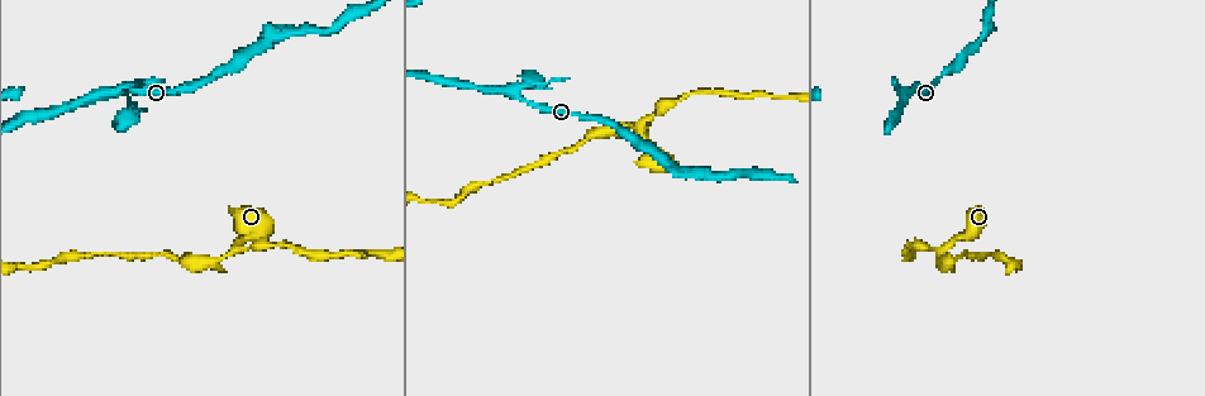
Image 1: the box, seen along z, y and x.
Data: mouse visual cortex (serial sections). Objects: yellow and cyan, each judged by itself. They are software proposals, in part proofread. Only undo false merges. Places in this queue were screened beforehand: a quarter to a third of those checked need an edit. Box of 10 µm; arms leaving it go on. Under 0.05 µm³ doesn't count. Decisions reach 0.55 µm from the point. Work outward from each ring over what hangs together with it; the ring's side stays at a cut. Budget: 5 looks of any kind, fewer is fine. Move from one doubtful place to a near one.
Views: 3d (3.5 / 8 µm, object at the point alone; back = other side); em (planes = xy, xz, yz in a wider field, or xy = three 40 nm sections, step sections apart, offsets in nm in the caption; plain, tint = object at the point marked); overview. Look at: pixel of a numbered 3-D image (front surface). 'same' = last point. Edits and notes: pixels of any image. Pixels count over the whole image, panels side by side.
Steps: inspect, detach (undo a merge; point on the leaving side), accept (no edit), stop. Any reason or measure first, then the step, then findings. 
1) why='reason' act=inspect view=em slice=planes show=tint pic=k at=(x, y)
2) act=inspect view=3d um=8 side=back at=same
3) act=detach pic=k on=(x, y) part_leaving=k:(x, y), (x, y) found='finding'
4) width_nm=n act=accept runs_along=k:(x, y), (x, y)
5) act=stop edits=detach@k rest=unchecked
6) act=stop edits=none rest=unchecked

why='sharp bend' act=inspect view=3d um=3.5 pic=1 at=(943, 250)

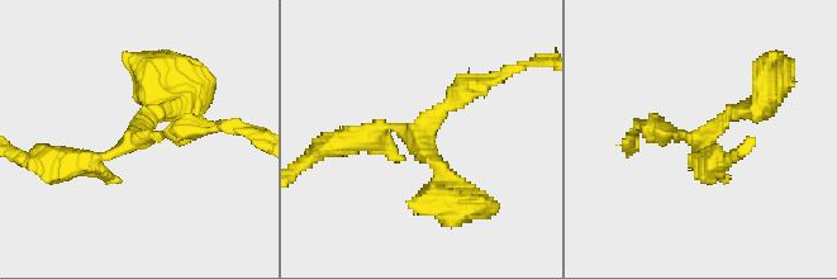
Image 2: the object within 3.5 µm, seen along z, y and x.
arms=3 arm_widths_nm=200,300,300 act=inspect view=em slice=xy step=2 show=tint pic=2 at=(706, 134)

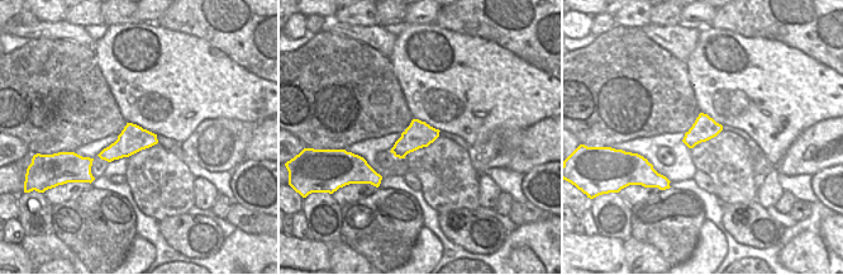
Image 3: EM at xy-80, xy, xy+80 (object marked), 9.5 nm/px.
act=accept runs_along=2:(167, 98), (117, 152), (62, 164) found='all the same cell'

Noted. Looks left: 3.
act=inspect view=3d um=3.5 pic=1 at=(107, 93)

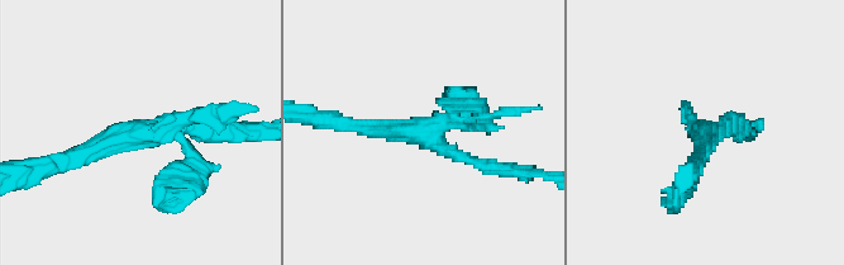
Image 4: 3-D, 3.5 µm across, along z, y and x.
act=inspect view=em slice=xy step=5 show=tint pic=4 at=(712, 133)

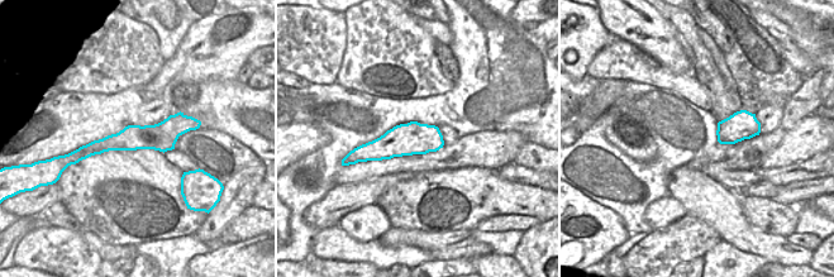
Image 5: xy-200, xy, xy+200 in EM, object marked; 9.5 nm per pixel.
act=detach pic=4 on=(504, 112) part_leaving=4:(461, 127), (465, 104), (437, 98) found='two cells meet here'

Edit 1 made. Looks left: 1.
act=stop edits=detach@4 rest=unchecked

